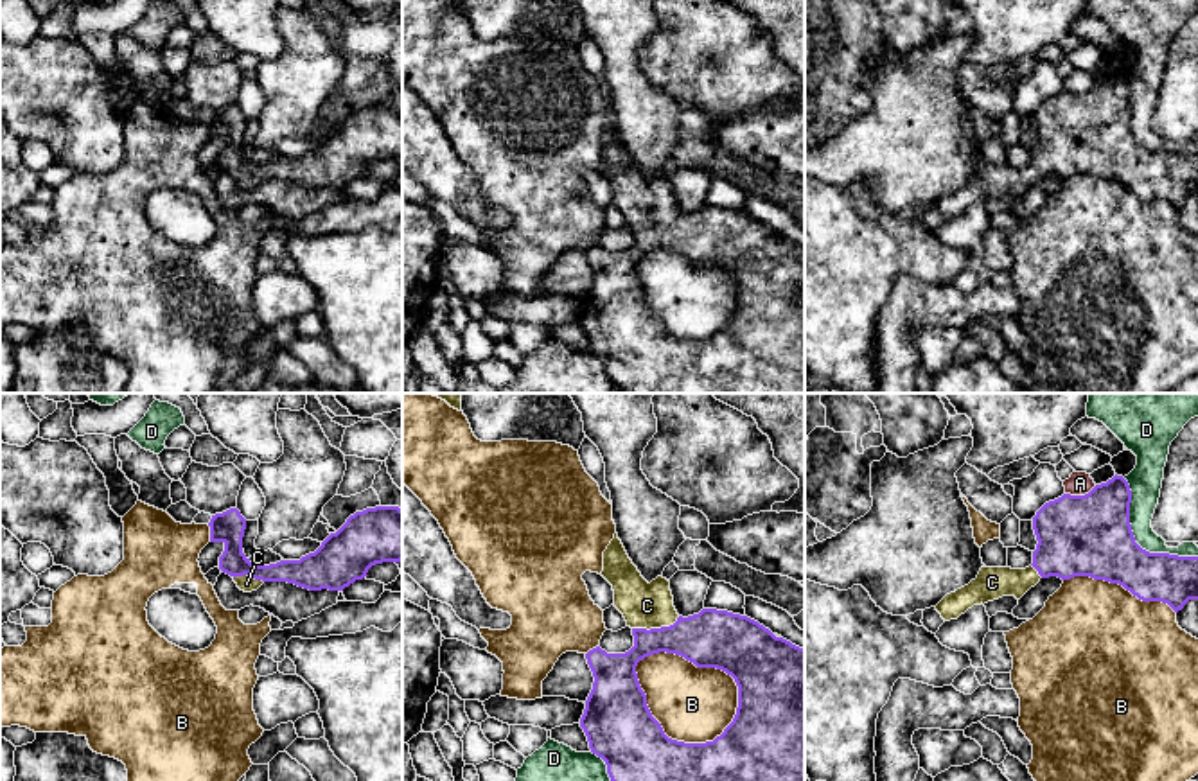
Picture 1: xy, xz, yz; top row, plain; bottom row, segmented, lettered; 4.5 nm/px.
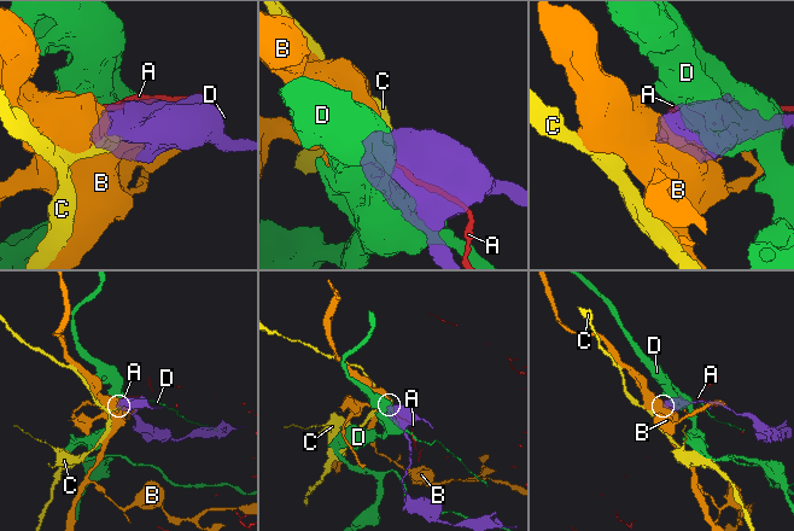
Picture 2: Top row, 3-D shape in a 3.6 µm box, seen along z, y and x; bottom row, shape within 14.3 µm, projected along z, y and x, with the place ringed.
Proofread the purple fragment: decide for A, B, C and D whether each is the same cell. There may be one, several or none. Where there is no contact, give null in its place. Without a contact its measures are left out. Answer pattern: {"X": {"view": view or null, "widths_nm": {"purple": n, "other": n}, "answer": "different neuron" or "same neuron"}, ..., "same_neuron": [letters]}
{"A": {"view": "yz", "widths_nm": {"purple": 360, "other": 110}, "answer": "different neuron"}, "B": {"view": "xz", "widths_nm": {"purple": 280, "other": 340}, "answer": "different neuron"}, "C": {"view": "xz", "widths_nm": {"purple": 260, "other": 200}, "answer": "same neuron"}, "D": {"view": "yz", "widths_nm": {"purple": 360, "other": 130}, "answer": "different neuron"}, "same_neuron": ["C"]}

